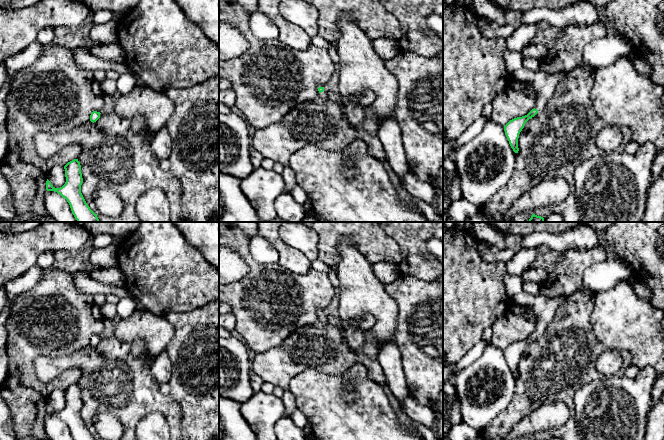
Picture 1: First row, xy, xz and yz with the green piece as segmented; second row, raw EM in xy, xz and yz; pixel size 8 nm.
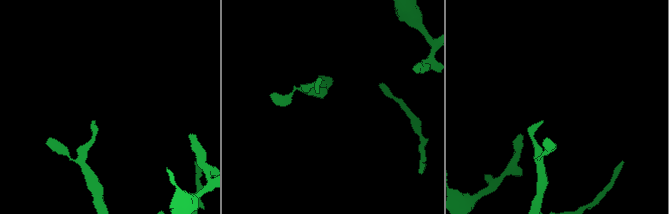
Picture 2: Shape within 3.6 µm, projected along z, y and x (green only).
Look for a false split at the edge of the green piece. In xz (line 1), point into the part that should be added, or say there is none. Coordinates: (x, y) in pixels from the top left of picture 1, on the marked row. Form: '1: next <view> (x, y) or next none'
1: next xz (324, 94)

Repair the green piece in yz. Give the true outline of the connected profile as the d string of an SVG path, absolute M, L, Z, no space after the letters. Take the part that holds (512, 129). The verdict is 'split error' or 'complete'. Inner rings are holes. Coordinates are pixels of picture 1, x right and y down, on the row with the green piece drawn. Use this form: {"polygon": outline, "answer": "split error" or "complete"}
{"polygon": "M506 50L504 52L504 59L510 79L516 78L530 83L537 96L537 103L534 109L525 116L510 120L504 126L505 135L511 148L515 153L518 153L518 138L525 123L545 107L547 102L555 93L557 84L563 81L568 73L562 72L559 74L547 74L543 69L540 69L537 72L528 70L523 66L521 52Z", "answer": "split error"}

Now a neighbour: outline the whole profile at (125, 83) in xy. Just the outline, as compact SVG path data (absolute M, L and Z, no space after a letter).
M130 73L120 74L116 83L120 95L129 93L136 85L135 79Z

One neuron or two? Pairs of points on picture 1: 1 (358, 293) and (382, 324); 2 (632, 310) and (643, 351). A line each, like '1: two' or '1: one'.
1: one
2: one

